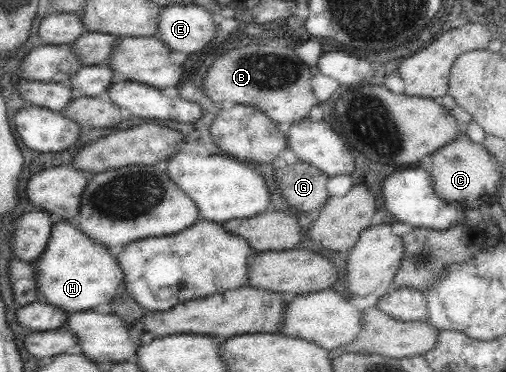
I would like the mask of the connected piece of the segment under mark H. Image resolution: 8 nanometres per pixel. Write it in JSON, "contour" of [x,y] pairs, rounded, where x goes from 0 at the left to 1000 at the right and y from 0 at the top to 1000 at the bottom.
{"contour":[[[130,591],[107,599],[99,653],[67,712],[75,726],[77,804],[138,841],[170,839],[198,815],[217,812],[247,755],[235,702],[217,691],[213,667]]]}

